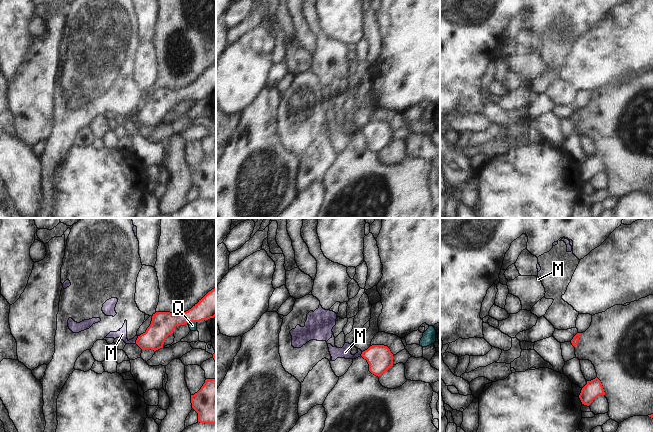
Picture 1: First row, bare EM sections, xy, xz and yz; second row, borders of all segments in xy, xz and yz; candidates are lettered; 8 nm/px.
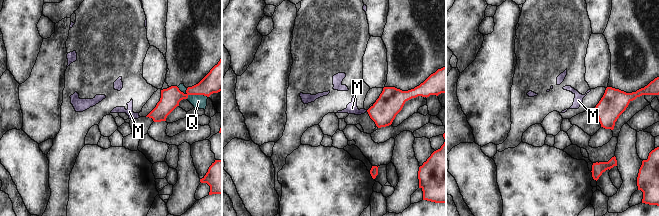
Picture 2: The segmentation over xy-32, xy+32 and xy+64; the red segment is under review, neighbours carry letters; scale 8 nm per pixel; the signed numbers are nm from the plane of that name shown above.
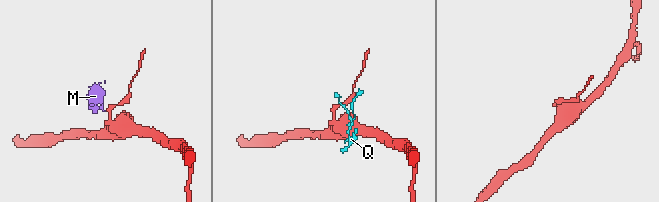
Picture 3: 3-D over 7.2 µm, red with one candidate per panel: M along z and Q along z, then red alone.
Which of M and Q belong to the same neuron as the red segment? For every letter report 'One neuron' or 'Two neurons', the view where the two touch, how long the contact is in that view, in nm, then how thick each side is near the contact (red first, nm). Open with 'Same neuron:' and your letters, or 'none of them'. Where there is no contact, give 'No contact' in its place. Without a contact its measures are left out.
Same neuron: none of them
M: Two neurons. Touches red in xy. Shared border 60 nm. Thickness 190 nm (red) against 80 nm
Q: Two neurons. Touches red in xy. Shared border 90 nm. Thickness 200 nm (red) against 60 nm

